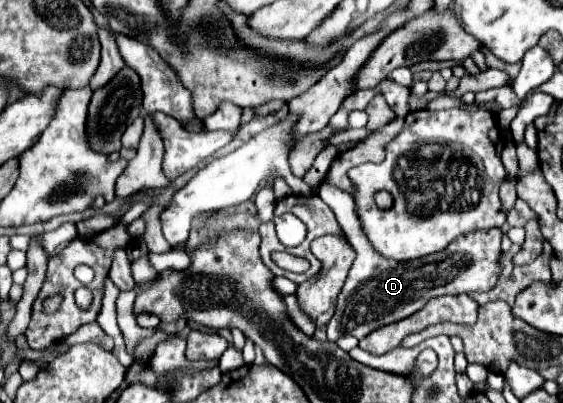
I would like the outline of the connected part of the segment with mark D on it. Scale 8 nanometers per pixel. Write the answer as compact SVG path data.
M321 183L319 197L333 209L339 225L347 233L347 241L357 251L355 263L347 275L347 281L339 293L337 309L327 323L327 339L335 343L343 335L355 335L359 339L367 337L371 331L401 321L415 311L419 311L429 299L441 295L459 295L473 291L489 291L499 277L499 253L501 253L501 231L473 231L457 237L447 249L415 259L415 261L393 261L379 257L367 237L361 233L357 215L353 209L353 199L337 185Z

